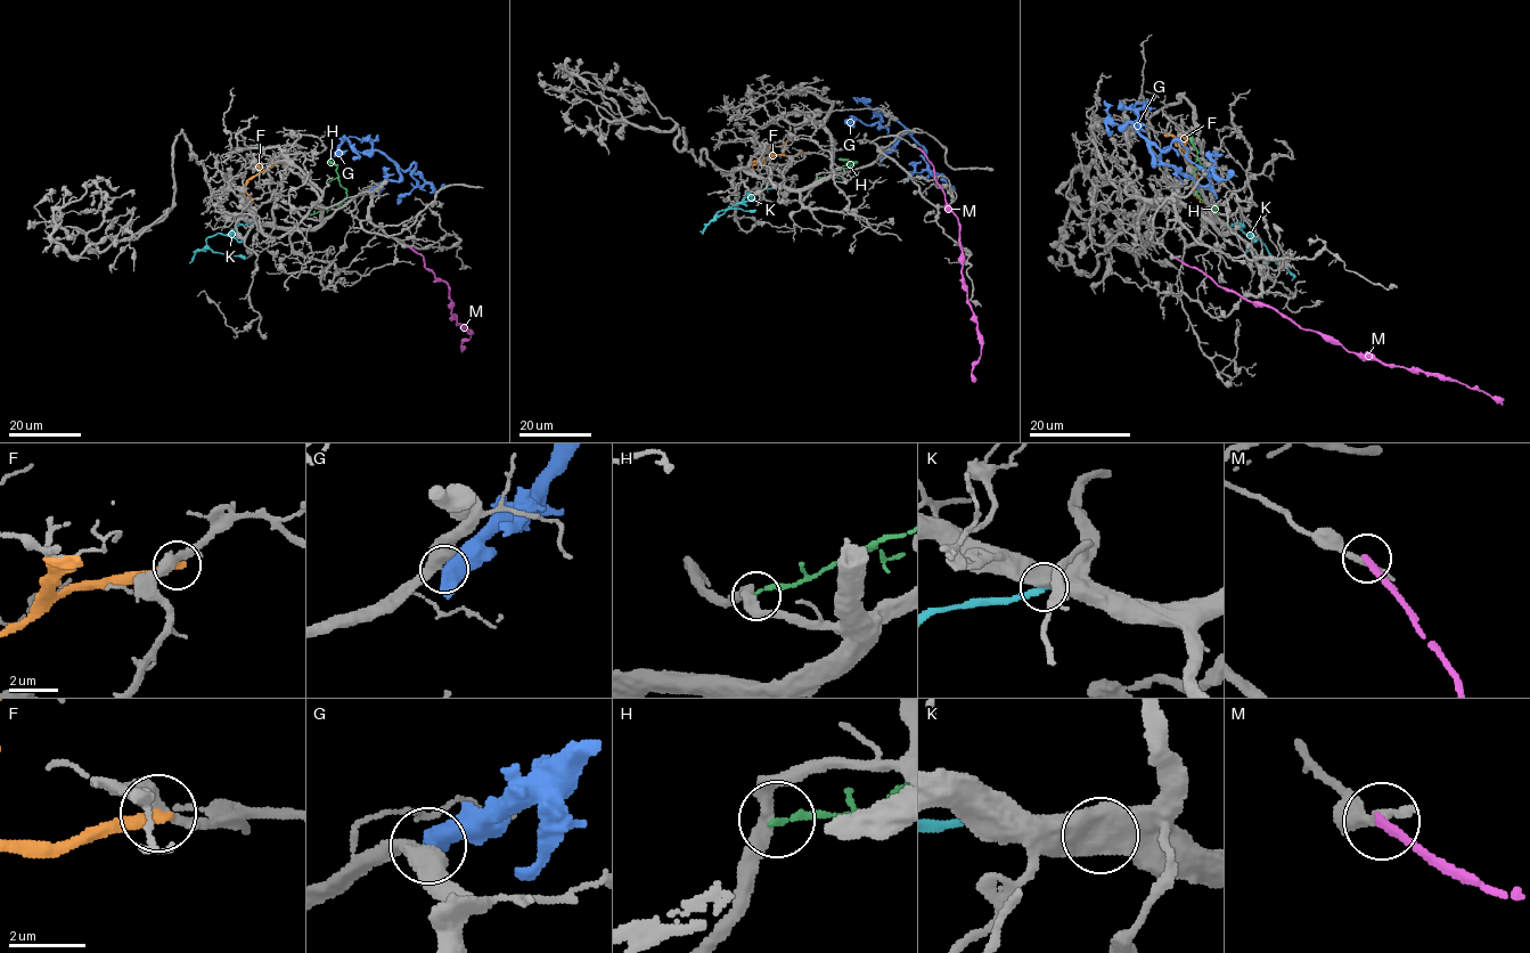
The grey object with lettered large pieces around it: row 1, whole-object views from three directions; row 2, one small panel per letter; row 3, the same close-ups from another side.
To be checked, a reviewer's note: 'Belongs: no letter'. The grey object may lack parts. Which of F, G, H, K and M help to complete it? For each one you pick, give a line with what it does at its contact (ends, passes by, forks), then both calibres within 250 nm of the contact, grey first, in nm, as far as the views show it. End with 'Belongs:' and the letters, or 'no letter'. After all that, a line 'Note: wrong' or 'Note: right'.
Belongs: no letter
Note: right

